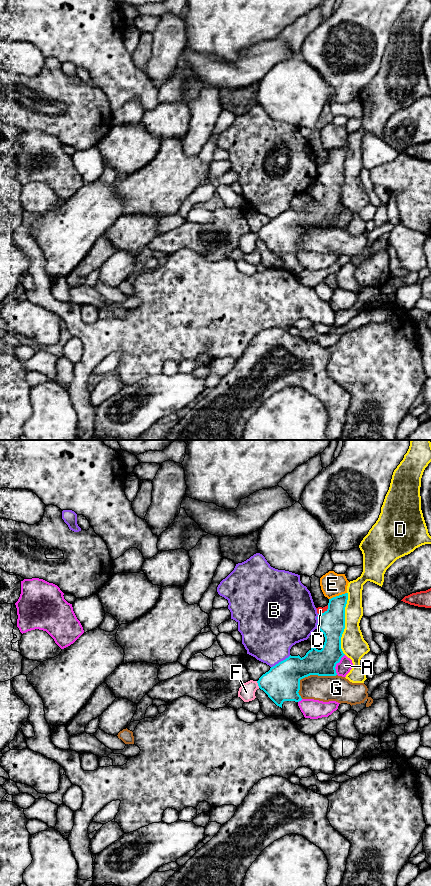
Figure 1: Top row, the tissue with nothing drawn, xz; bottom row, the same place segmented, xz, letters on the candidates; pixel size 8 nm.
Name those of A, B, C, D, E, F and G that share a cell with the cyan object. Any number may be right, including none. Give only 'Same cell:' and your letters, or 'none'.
Same cell: F

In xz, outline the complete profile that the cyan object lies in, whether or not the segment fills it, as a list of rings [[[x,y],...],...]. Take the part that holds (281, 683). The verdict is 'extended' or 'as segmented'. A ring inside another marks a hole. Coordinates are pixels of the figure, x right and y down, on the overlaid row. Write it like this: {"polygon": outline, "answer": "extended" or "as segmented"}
{"polygon": [[[348,593],[329,599],[328,609],[318,614],[317,628],[324,634],[325,642],[321,650],[312,647],[304,657],[289,656],[285,660],[271,667],[268,672],[263,674],[258,681],[250,680],[241,685],[238,697],[244,702],[252,701],[256,698],[257,689],[263,690],[268,697],[279,707],[282,708],[284,701],[299,702],[302,700],[299,695],[300,680],[310,675],[336,676],[336,664],[345,655],[341,649],[341,637],[345,629],[345,607],[348,600]]], "answer": "extended"}

